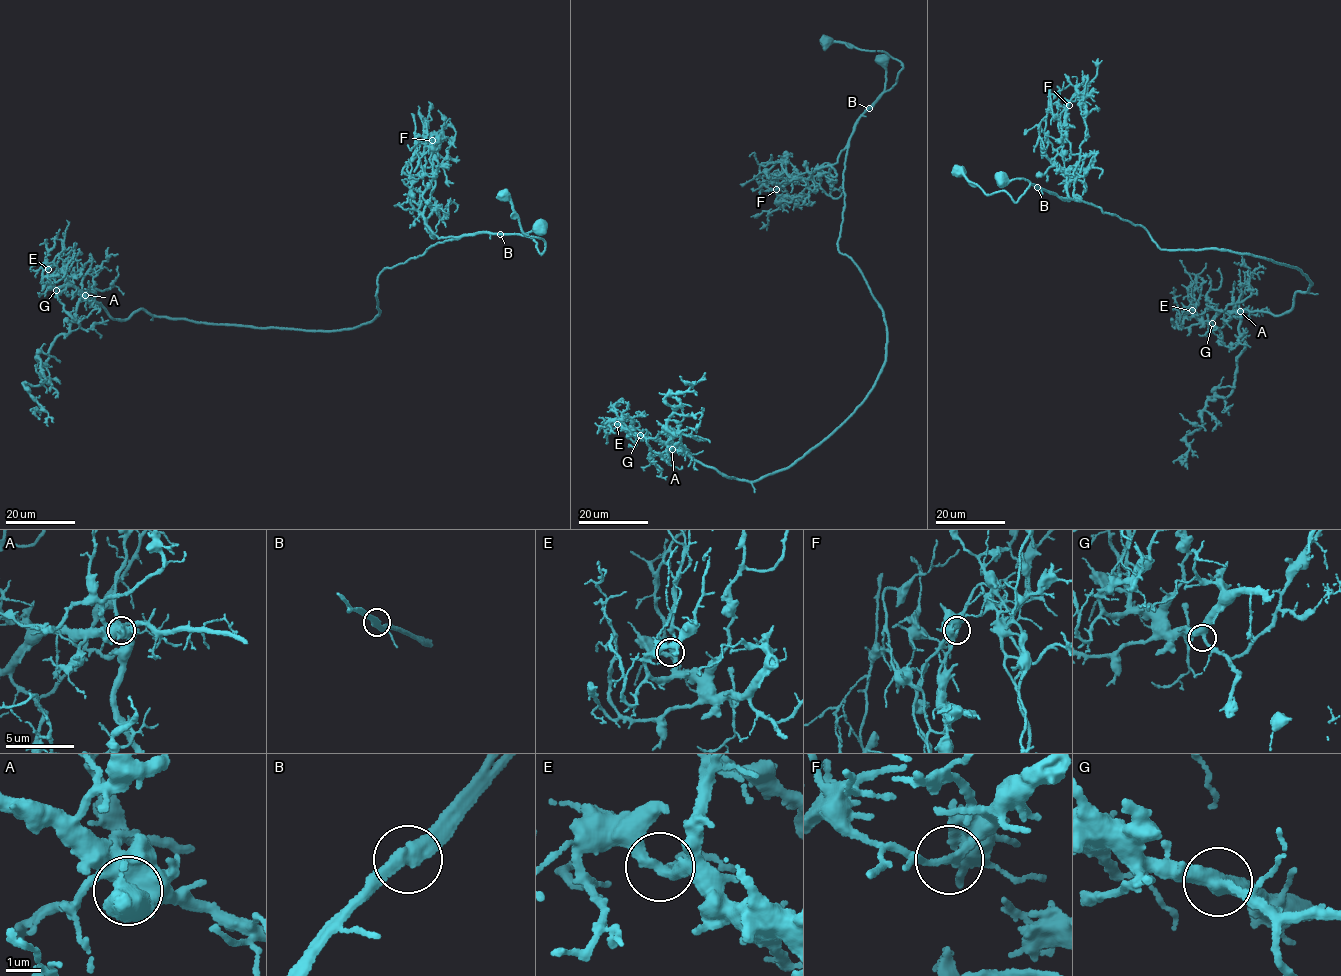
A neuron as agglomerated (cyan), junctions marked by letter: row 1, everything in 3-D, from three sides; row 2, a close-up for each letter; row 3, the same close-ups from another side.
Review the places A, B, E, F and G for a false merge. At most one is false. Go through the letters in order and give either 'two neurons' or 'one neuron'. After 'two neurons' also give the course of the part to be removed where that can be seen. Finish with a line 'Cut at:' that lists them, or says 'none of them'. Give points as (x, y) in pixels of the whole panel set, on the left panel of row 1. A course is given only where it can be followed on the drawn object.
A: one neuron
B: two neurons; course (501, 234), (439, 238), (426, 229), (438, 162), (426, 130), (429, 101)
E: one neuron
F: one neuron
G: one neuron
Cut at: B

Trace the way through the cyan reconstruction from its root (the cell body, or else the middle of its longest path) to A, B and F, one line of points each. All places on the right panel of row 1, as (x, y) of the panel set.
A: (1000, 180), (1026, 179), (1094, 204), (1144, 226), (1163, 249), (1261, 256), (1311, 283), (1279, 315), (1240, 311)
B: (1000, 180), (1008, 182), (1016, 178), (1026, 179), (1037, 187)
F: (1000, 180), (1026, 179), (1039, 190), (1069, 200), (1060, 154), (1068, 136), (1064, 113), (1069, 105)

